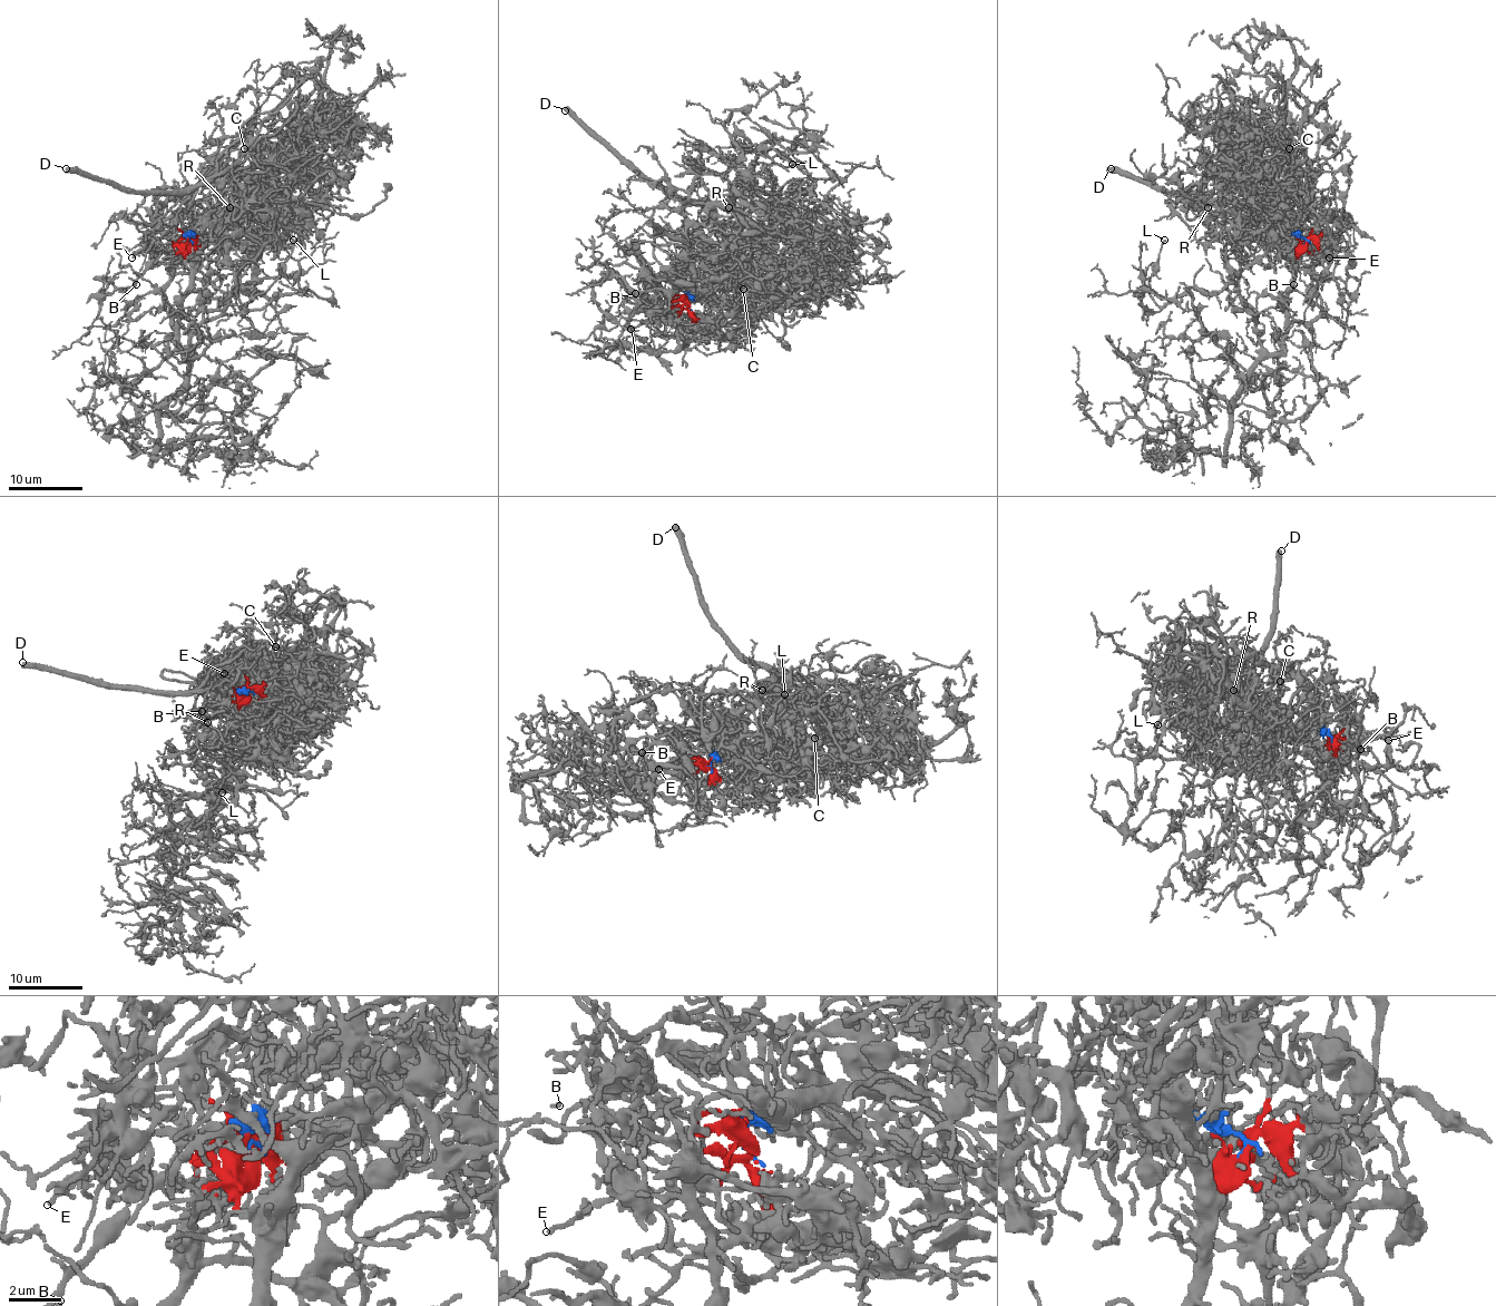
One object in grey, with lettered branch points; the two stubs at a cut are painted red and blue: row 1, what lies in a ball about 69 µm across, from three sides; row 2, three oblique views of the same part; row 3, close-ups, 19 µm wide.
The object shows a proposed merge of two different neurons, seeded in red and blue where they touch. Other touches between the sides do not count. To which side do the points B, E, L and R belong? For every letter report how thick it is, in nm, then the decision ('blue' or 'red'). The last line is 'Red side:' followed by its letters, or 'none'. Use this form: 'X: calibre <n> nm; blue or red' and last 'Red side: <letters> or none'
B: calibre 120 nm; blue
E: calibre 140 nm; red
L: calibre 160 nm; blue
R: calibre 150 nm; blue
Red side: E

